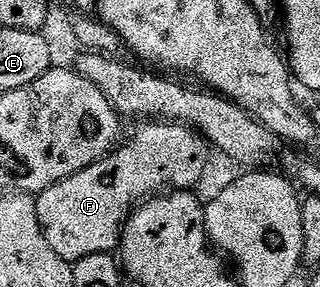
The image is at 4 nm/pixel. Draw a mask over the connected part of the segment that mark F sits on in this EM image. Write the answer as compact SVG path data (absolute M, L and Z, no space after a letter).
M147 122L135 132L135 137L126 144L120 143L114 152L93 166L49 186L38 193L39 221L45 238L63 260L74 262L89 258L89 254L111 254L118 249L123 238L123 225L140 202L154 197L167 189L191 190L207 168L209 145L194 128L181 123Z

